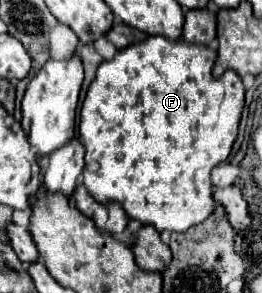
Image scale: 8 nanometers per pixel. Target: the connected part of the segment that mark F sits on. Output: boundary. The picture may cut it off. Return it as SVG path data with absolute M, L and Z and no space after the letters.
M150 36L98 66L80 110L78 128L80 142L86 148L82 184L98 202L120 202L130 218L150 224L158 232L186 232L214 214L210 170L230 156L244 108L240 76L226 70L220 78L212 78L214 62L216 52L208 46Z

